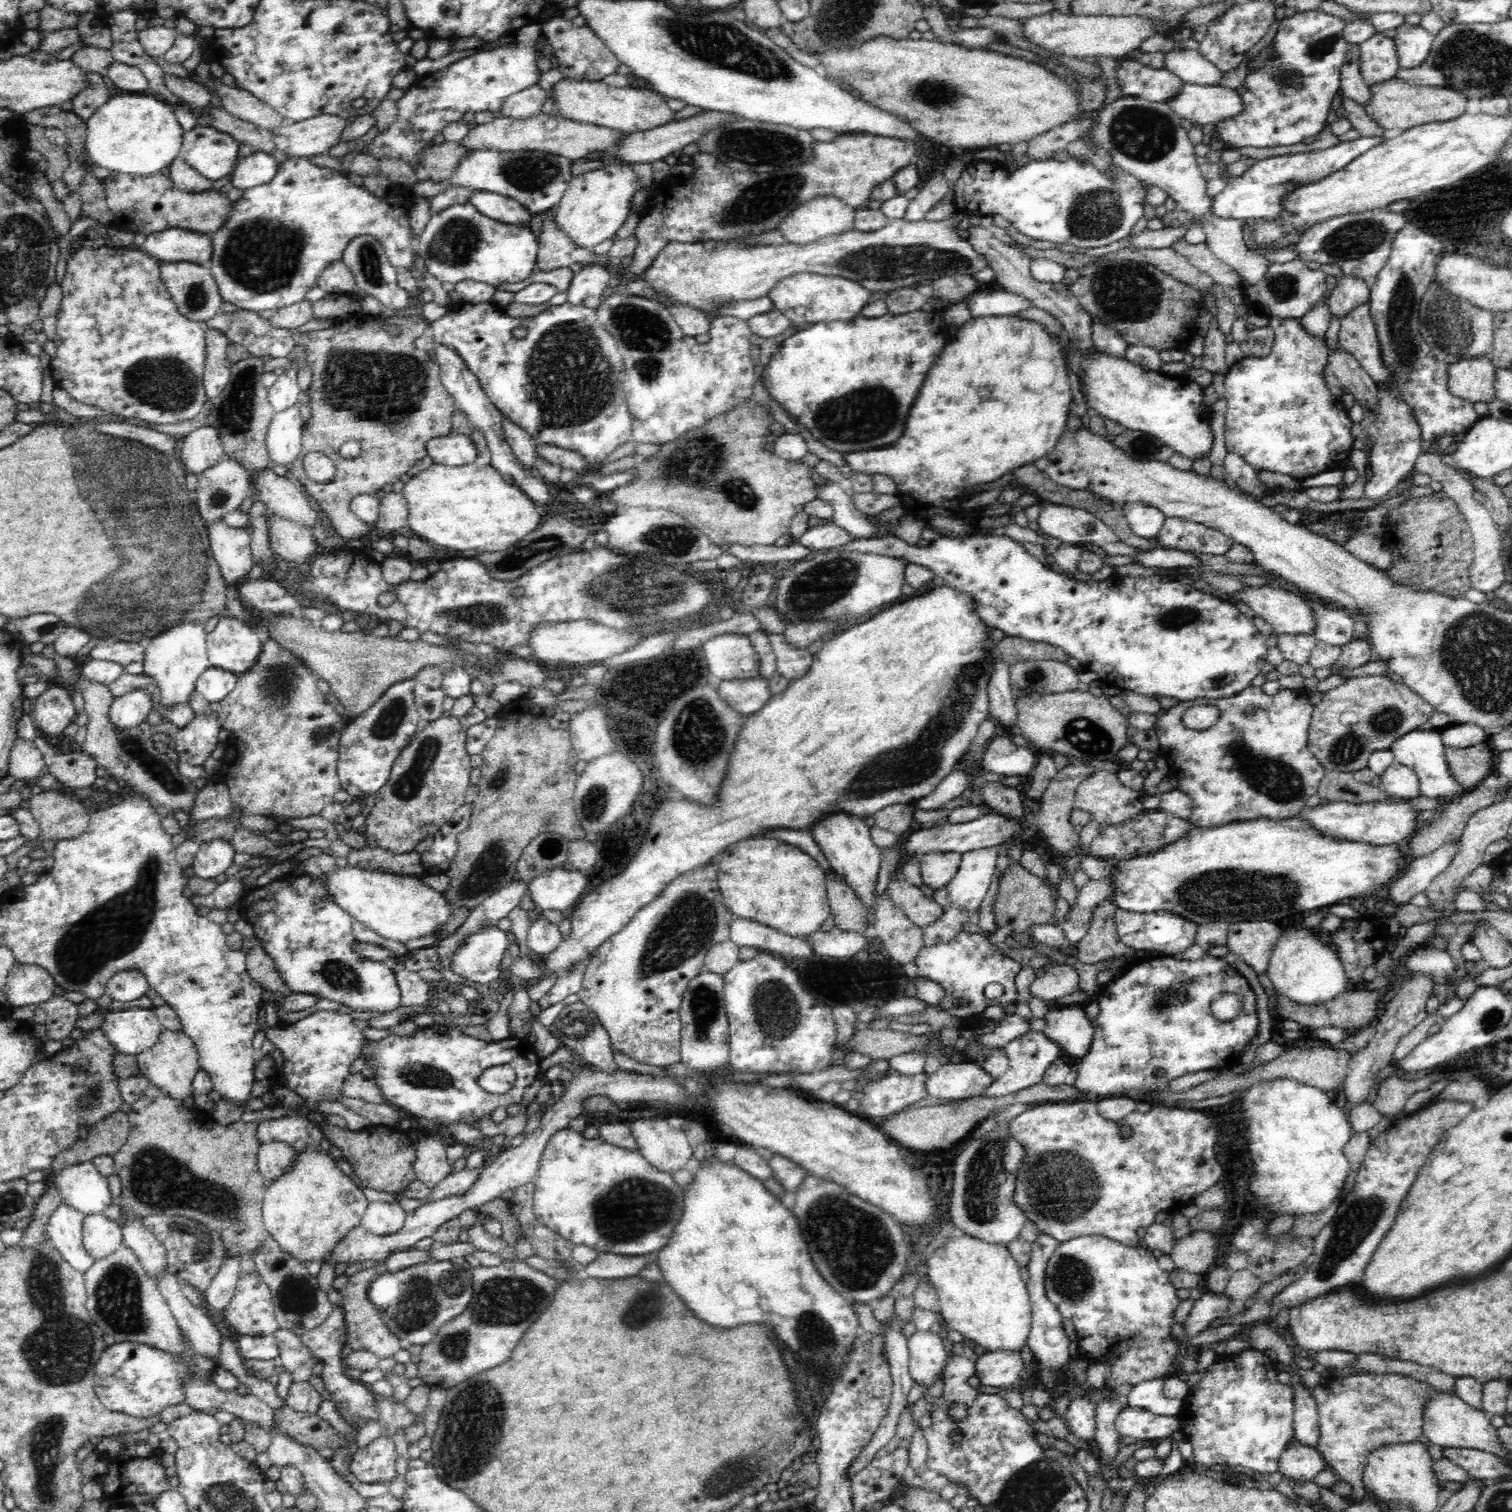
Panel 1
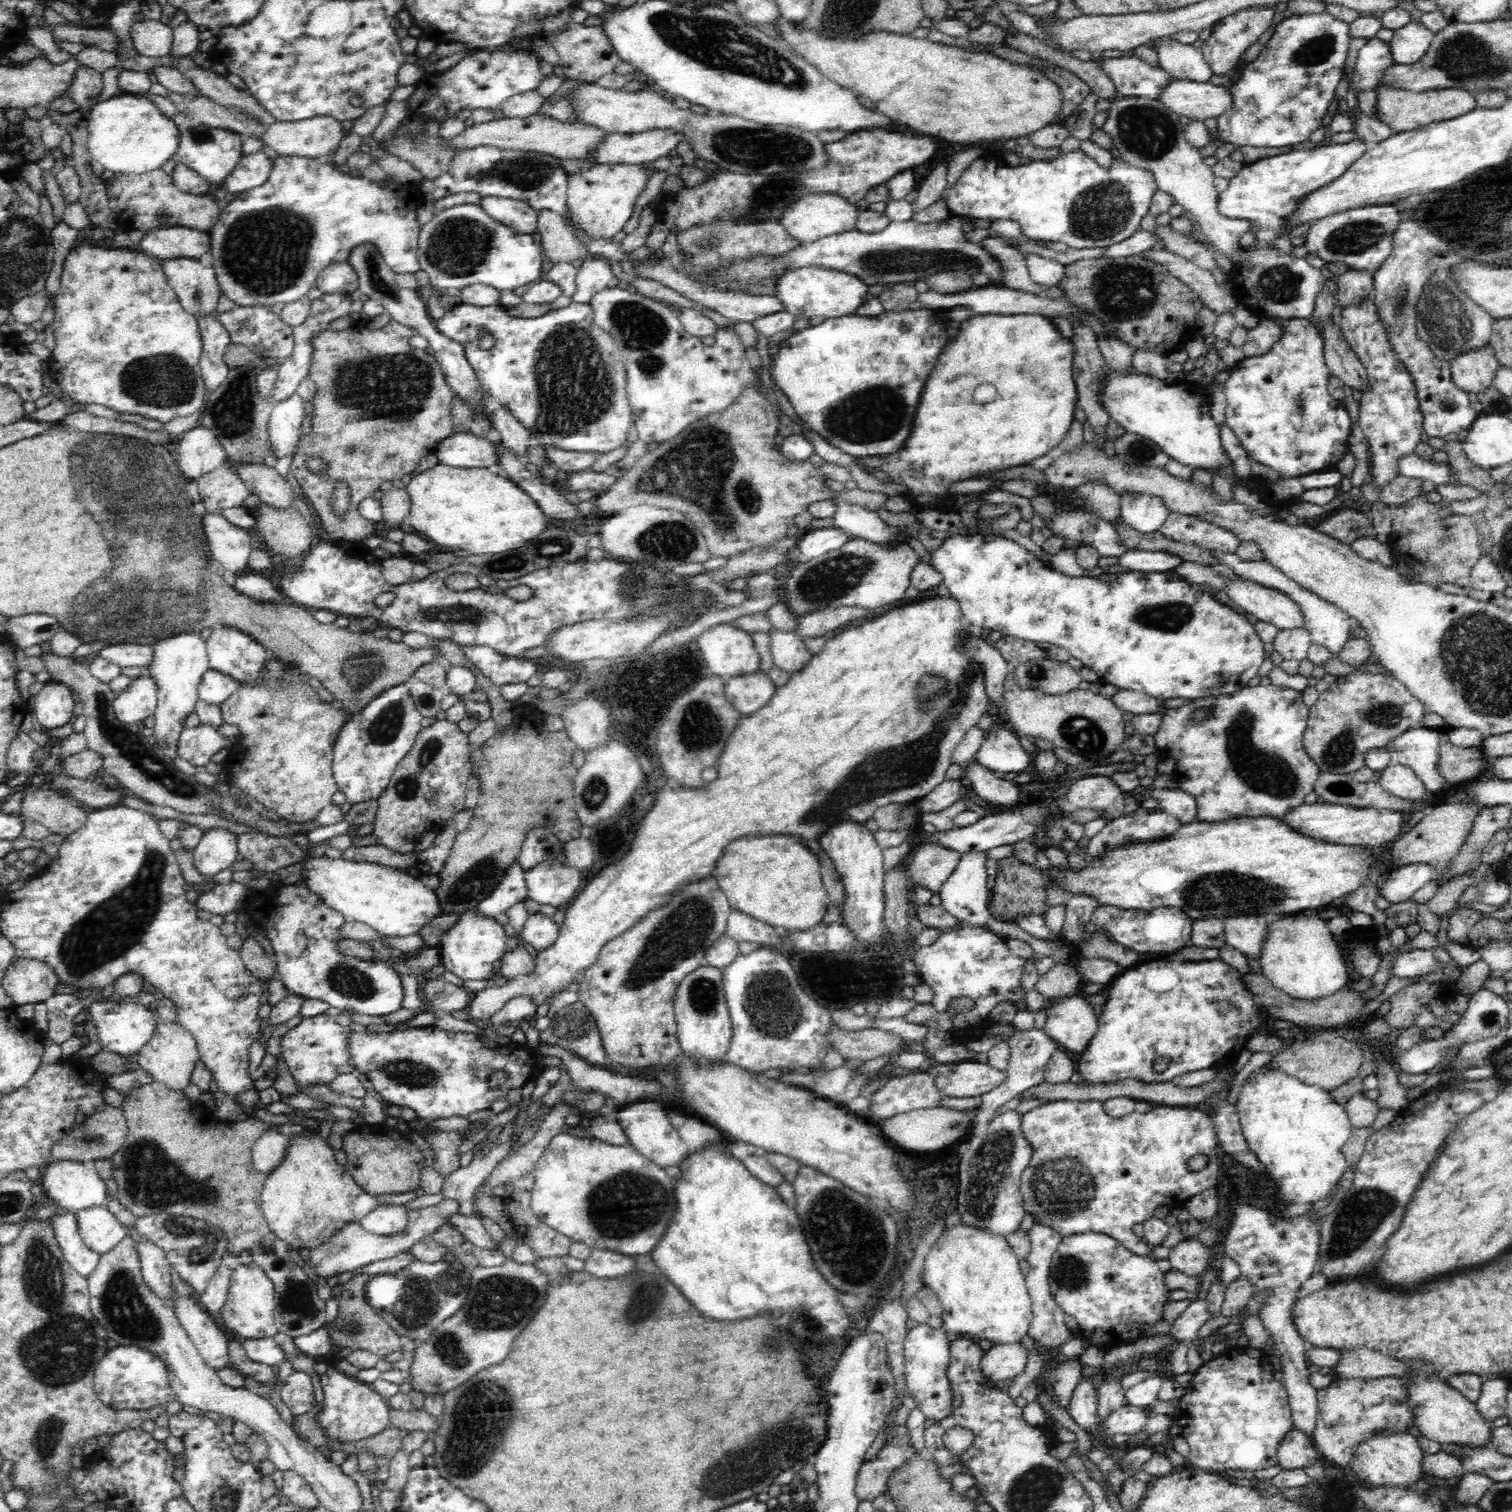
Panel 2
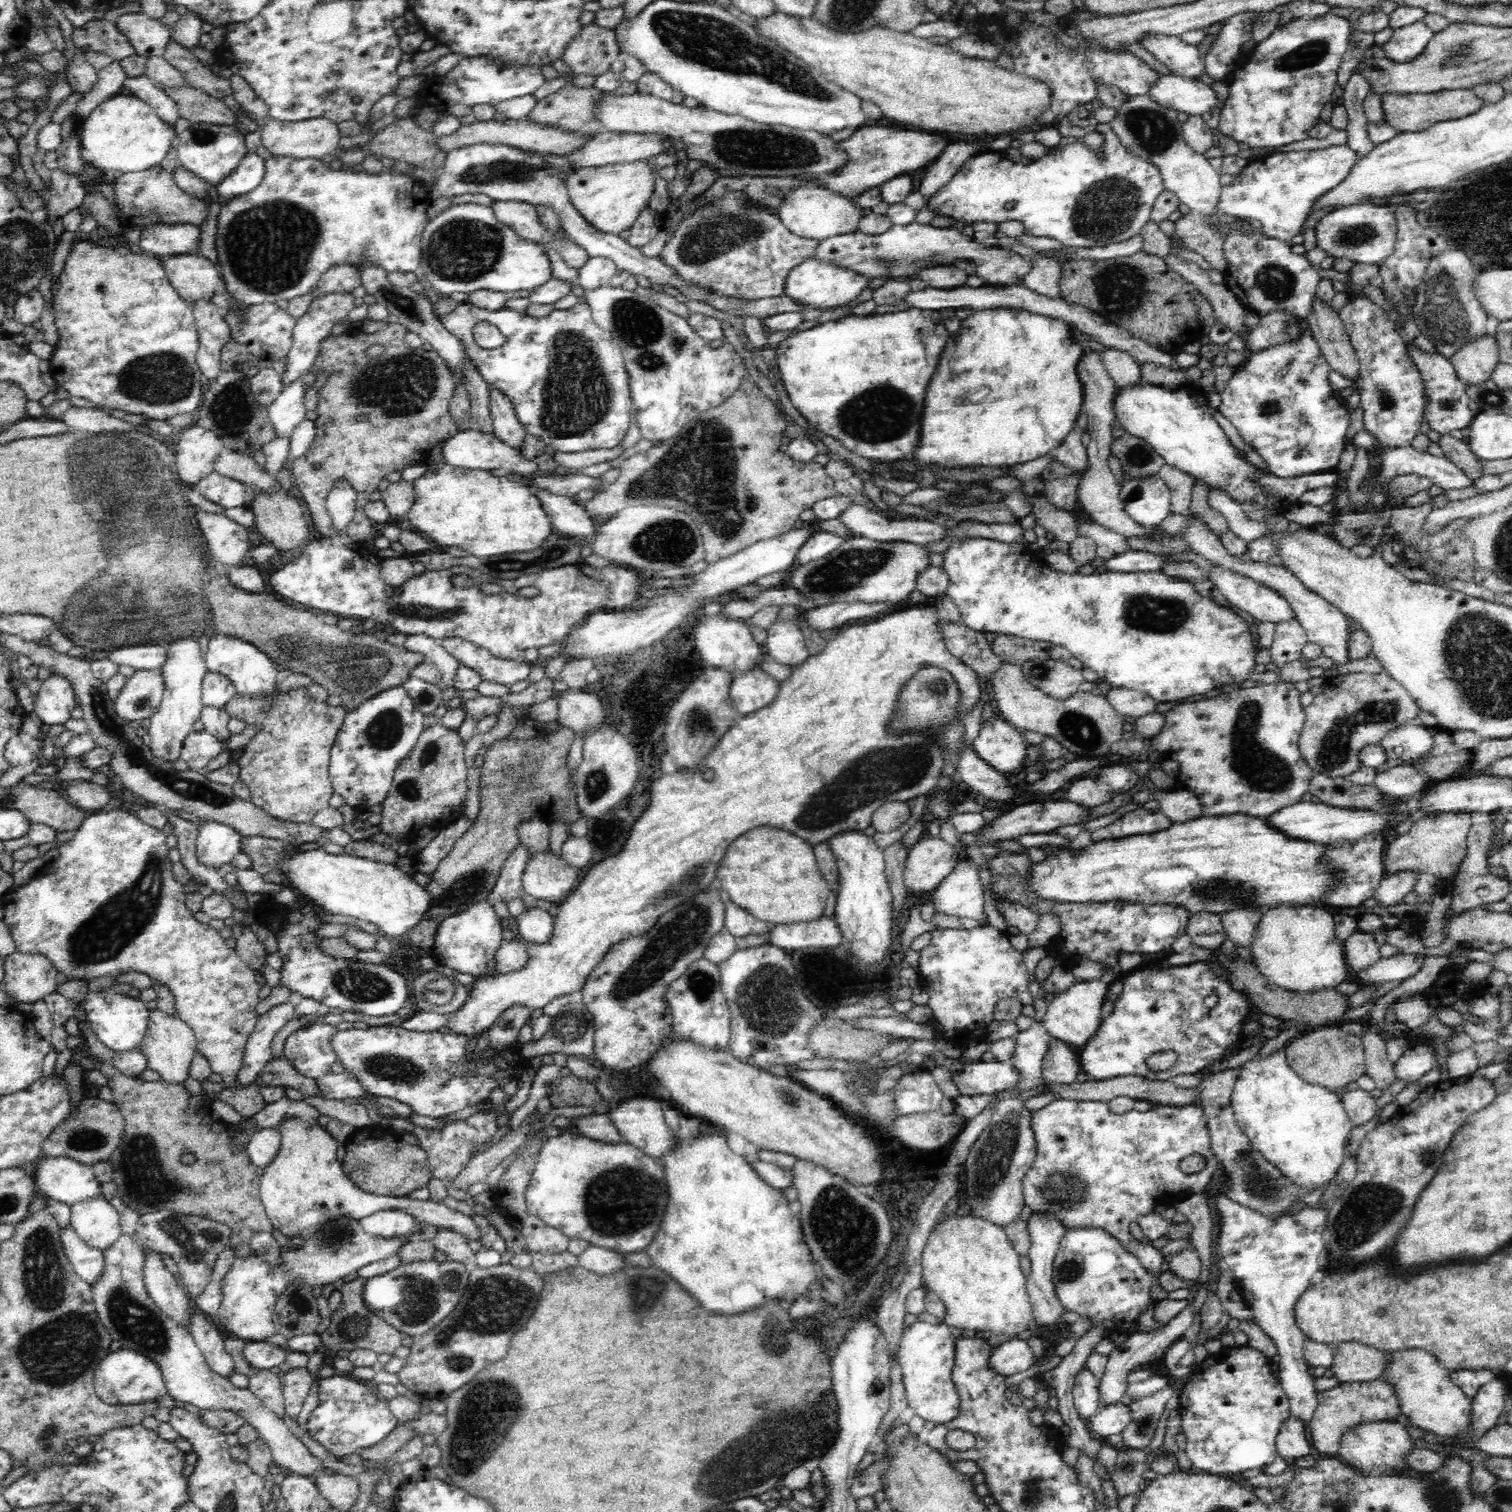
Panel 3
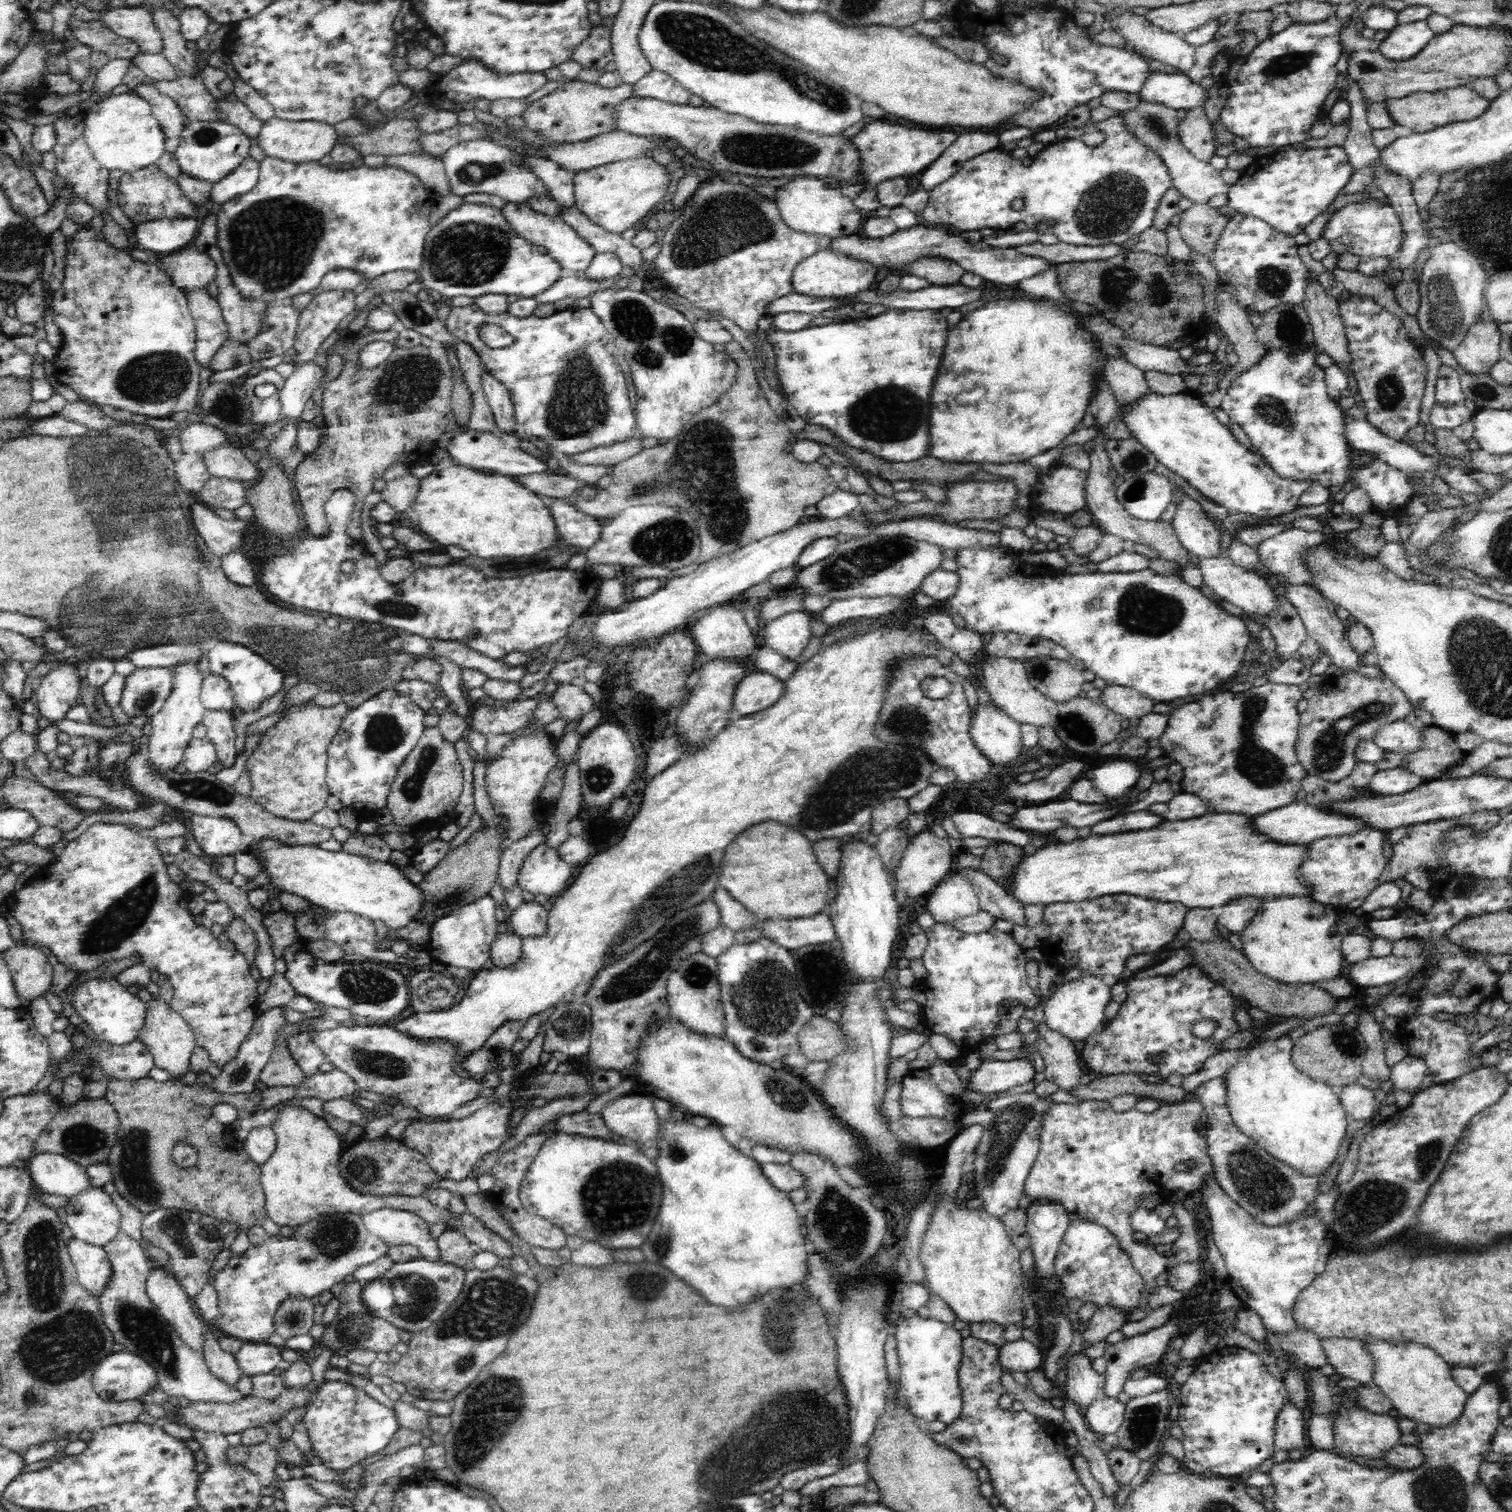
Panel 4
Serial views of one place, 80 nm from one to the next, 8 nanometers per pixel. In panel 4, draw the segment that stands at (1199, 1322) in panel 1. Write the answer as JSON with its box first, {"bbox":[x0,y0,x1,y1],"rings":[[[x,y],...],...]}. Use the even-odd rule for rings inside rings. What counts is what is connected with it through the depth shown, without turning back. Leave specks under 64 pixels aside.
{"bbox":[1103,1318,1184,1398],"rings":[[[1171,1318],[1166,1324],[1159,1326],[1158,1328],[1149,1330],[1144,1334],[1132,1335],[1130,1338],[1126,1337],[1122,1341],[1112,1344],[1106,1342],[1105,1352],[1103,1357],[1107,1361],[1107,1367],[1105,1371],[1105,1381],[1103,1382],[1103,1389],[1105,1396],[1111,1396],[1112,1398],[1118,1398],[1118,1394],[1123,1391],[1122,1386],[1126,1382],[1126,1378],[1130,1373],[1140,1366],[1150,1366],[1158,1363],[1162,1356],[1166,1354],[1172,1338],[1179,1334],[1182,1324],[1184,1324],[1184,1318]]]}

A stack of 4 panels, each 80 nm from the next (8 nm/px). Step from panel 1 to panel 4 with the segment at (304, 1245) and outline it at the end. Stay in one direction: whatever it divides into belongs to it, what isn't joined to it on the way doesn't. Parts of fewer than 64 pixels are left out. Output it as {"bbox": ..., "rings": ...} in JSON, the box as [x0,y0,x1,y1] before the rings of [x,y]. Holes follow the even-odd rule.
{"bbox":[260,1108,460,1228],"rings":[[[284,1108],[272,1124],[277,1138],[275,1152],[261,1164],[260,1182],[265,1196],[265,1211],[272,1222],[282,1228],[294,1228],[310,1222],[319,1215],[350,1212],[359,1216],[378,1208],[413,1211],[430,1224],[447,1224],[449,1228],[460,1224],[460,1215],[450,1209],[438,1207],[427,1196],[376,1196],[354,1191],[342,1177],[338,1164],[343,1156],[339,1135],[325,1119],[306,1108]]]}

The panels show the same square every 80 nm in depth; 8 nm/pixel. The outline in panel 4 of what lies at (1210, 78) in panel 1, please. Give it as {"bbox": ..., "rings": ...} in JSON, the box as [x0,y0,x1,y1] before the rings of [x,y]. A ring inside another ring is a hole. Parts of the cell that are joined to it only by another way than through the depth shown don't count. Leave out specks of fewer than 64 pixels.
{"bbox":[1112,6,1195,75],"rings":[[[1116,6],[1116,14],[1112,16],[1112,26],[1120,26],[1120,34],[1144,55],[1150,56],[1154,60],[1164,62],[1164,64],[1176,68],[1177,73],[1187,75],[1195,65],[1195,46],[1187,43],[1183,35],[1172,34],[1164,30],[1160,30],[1157,26],[1150,24],[1145,16],[1136,16],[1130,10],[1126,10],[1126,6]]]}

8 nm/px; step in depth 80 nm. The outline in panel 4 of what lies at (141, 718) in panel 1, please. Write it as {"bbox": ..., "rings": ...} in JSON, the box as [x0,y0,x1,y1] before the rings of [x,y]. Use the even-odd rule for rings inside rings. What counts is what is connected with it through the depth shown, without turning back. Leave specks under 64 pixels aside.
{"bbox":[120,668,176,716],"rings":[[[135,668],[127,676],[121,692],[120,708],[128,716],[148,716],[158,714],[173,690],[176,681],[174,668]]]}

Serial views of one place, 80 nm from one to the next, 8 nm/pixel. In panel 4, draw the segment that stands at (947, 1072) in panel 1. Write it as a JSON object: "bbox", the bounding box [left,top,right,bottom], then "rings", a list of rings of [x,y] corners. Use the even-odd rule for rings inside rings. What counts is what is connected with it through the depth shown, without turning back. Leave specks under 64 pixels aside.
{"bbox":[965,1060,1036,1094],"rings":[[[1026,1060],[982,1061],[982,1064],[978,1066],[978,1070],[971,1072],[970,1082],[968,1082],[965,1090],[973,1090],[982,1094],[1002,1092],[1026,1084],[1032,1081],[1034,1076],[1036,1076],[1034,1064],[1026,1063]]]}

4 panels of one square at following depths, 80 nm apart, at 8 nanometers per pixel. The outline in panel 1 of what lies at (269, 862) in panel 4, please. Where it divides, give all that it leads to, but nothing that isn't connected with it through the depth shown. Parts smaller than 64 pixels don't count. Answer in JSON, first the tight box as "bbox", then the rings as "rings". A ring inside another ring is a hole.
{"bbox":[325,867,453,944],"rings":[[[368,867],[338,868],[326,880],[325,892],[357,924],[371,928],[386,940],[396,940],[402,944],[430,936],[448,922],[453,912],[443,900],[442,892],[425,884],[422,878]]]}

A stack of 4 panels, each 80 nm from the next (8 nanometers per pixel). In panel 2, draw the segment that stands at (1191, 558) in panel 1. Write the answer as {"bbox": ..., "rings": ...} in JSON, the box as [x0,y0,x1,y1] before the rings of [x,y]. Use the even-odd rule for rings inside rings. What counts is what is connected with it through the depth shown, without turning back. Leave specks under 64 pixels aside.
{"bbox":[1118,549,1184,573],"rings":[[[1130,549],[1120,558],[1118,565],[1130,572],[1148,573],[1172,571],[1184,562],[1180,556],[1168,552]]]}

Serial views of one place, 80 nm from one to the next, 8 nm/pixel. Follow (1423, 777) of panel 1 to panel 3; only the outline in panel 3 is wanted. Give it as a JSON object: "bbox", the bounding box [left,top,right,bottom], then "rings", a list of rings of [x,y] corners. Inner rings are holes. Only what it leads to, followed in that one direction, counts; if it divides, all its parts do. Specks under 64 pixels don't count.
{"bbox":[1379,722,1432,762],"rings":[[[1412,722],[1400,723],[1388,730],[1379,740],[1379,744],[1388,756],[1411,762],[1430,751],[1432,744],[1430,729]]]}

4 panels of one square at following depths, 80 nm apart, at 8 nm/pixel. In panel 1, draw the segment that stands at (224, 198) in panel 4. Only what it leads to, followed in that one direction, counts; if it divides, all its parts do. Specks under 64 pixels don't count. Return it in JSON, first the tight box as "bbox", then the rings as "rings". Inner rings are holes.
{"bbox":[230,151,278,191],"rings":[[[260,151],[252,153],[237,163],[230,174],[232,175],[230,182],[234,188],[243,191],[268,183],[274,178],[278,164],[272,154]]]}

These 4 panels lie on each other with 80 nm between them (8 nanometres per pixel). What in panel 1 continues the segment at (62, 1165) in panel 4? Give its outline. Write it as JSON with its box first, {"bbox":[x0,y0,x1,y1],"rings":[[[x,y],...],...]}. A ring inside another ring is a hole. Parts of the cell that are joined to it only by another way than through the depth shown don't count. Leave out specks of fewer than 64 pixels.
{"bbox":[53,1161,112,1214],"rings":[[[92,1161],[71,1163],[54,1175],[53,1186],[58,1188],[63,1204],[86,1214],[103,1211],[112,1203],[108,1177]]]}

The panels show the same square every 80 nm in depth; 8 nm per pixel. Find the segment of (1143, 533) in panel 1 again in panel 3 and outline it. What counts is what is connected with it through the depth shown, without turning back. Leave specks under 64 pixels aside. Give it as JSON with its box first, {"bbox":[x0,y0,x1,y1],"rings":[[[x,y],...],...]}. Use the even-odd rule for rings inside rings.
{"bbox":[1119,474,1171,529],"rings":[[[1156,474],[1131,478],[1119,490],[1124,510],[1130,519],[1146,529],[1154,529],[1170,513],[1171,491]]]}

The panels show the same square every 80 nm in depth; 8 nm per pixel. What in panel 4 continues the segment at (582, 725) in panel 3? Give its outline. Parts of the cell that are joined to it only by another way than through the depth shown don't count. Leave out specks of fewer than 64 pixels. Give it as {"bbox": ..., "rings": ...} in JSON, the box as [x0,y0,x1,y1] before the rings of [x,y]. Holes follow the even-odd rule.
{"bbox":[552,684,594,722],"rings":[[[563,684],[552,693],[552,701],[559,710],[559,717],[574,722],[580,722],[594,706],[594,698],[587,694],[582,686]]]}

